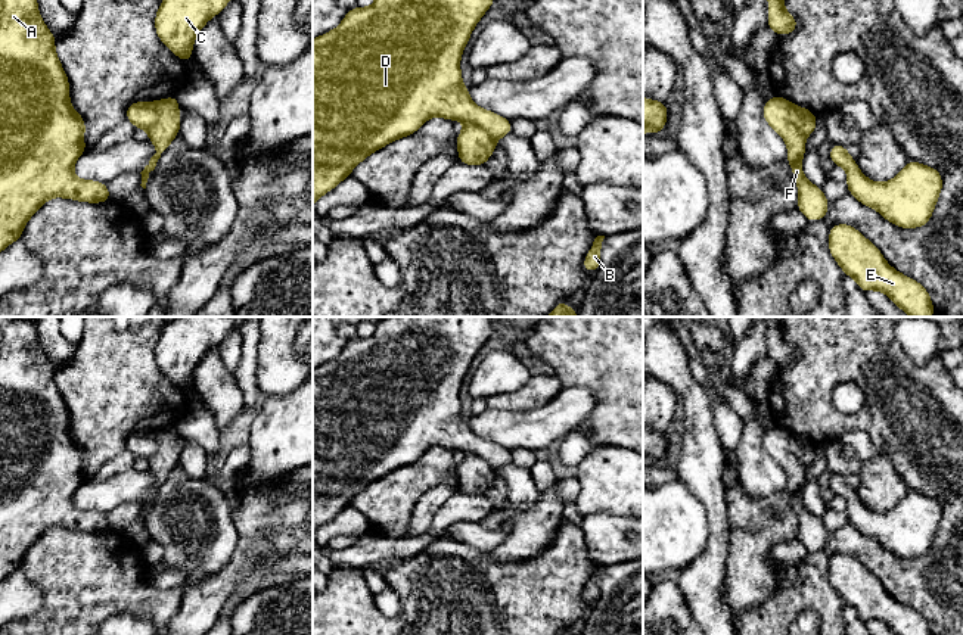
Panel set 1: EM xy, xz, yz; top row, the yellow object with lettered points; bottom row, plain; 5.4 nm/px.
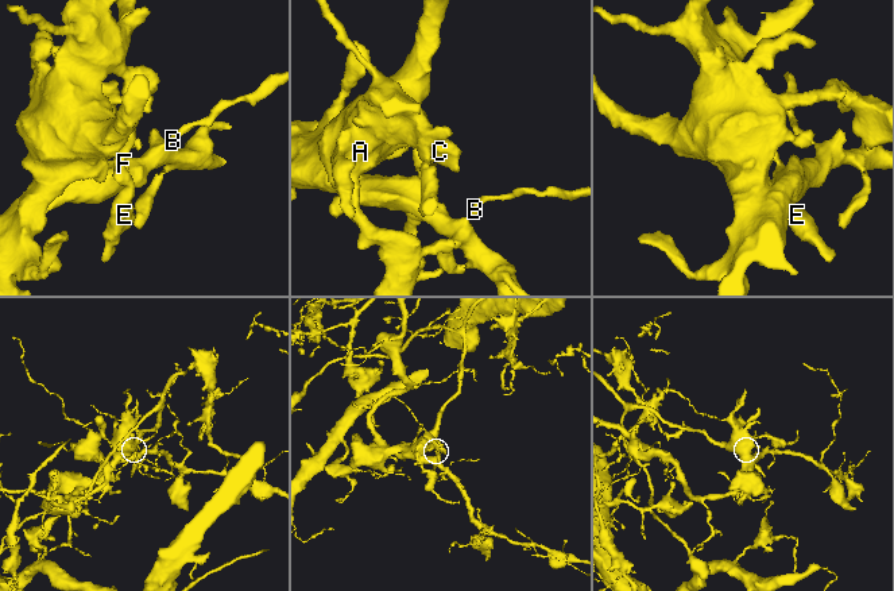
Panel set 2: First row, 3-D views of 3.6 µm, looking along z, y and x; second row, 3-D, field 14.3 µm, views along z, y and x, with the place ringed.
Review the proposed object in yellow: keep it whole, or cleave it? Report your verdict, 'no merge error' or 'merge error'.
merge error

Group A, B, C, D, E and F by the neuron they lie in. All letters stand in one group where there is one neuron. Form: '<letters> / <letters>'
A C D E F / B

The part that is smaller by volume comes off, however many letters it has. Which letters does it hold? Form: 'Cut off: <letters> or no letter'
Cut off: B

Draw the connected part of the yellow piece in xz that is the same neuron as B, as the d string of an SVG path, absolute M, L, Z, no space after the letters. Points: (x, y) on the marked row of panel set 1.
M597 236L593 242L591 249L585 255L583 268L588 273L596 271L602 264L600 249L602 249L603 239L605 236Z

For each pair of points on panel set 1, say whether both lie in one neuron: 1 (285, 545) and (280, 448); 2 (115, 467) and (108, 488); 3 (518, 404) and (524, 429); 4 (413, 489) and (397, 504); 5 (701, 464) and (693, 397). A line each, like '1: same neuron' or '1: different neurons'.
1: different neurons
2: different neurons
3: different neurons
4: same neuron
5: same neuron

